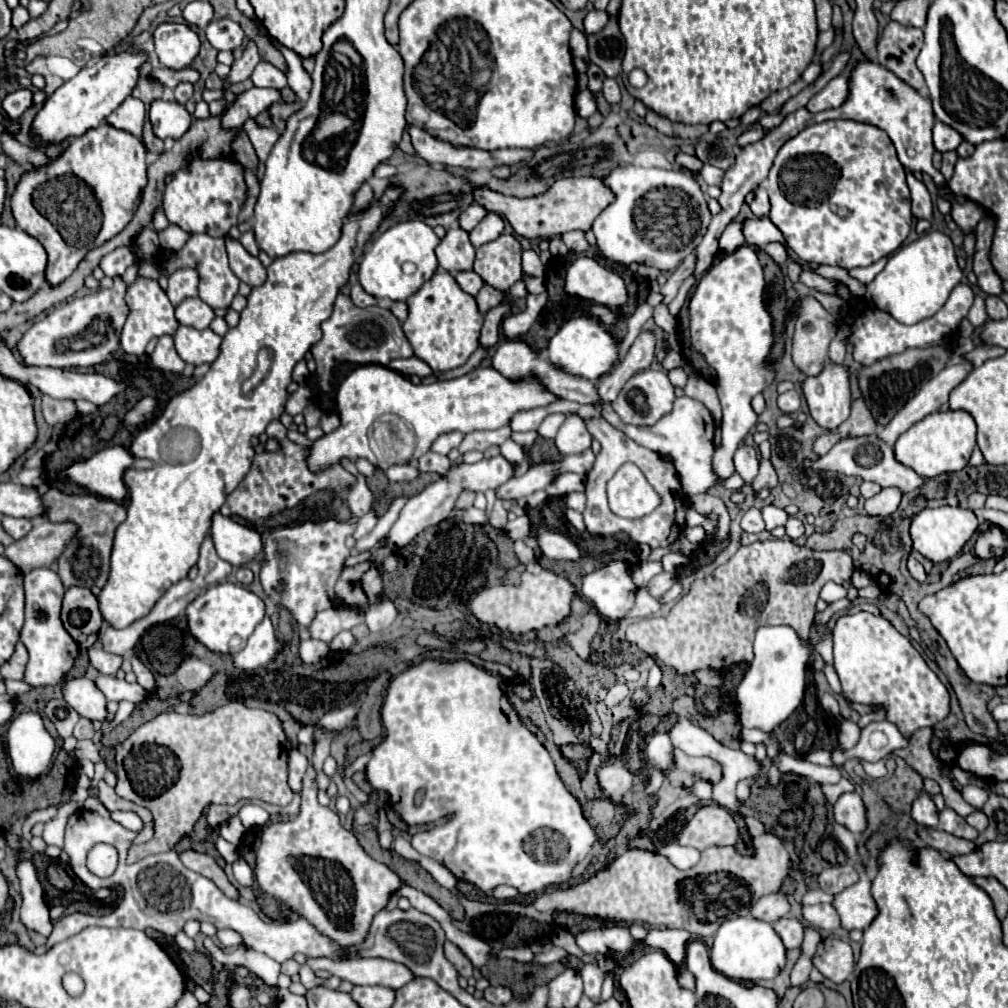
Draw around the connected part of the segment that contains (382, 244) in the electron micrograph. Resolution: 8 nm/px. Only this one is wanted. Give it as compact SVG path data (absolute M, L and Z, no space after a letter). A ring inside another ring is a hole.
M400 222L388 228L366 248L366 254L360 260L358 280L362 288L378 300L396 302L410 298L424 282L428 282L434 276L438 268L434 250L438 244L440 238L434 234L434 230L428 224Z

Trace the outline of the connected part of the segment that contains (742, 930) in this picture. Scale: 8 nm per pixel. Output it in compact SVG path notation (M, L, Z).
M752 916L728 920L716 932L714 944L710 948L712 966L722 972L724 976L738 980L738 982L752 982L752 980L770 980L780 974L786 964L786 948L776 936L776 930L762 920Z

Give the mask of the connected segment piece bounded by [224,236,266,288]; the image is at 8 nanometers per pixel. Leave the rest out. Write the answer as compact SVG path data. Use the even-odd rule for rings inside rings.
M224 236L224 242L226 242L226 252L232 272L252 288L256 284L262 284L266 280L266 268L260 264L260 260L250 256L238 240Z

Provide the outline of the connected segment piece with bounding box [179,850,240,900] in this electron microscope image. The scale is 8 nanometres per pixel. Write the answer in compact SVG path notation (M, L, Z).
M187 850L179 855L181 861L186 868L194 870L194 872L200 872L202 876L208 876L228 898L232 900L238 900L238 890L230 884L230 880L226 878L224 870L216 864L216 861L205 853L199 853L193 850Z

